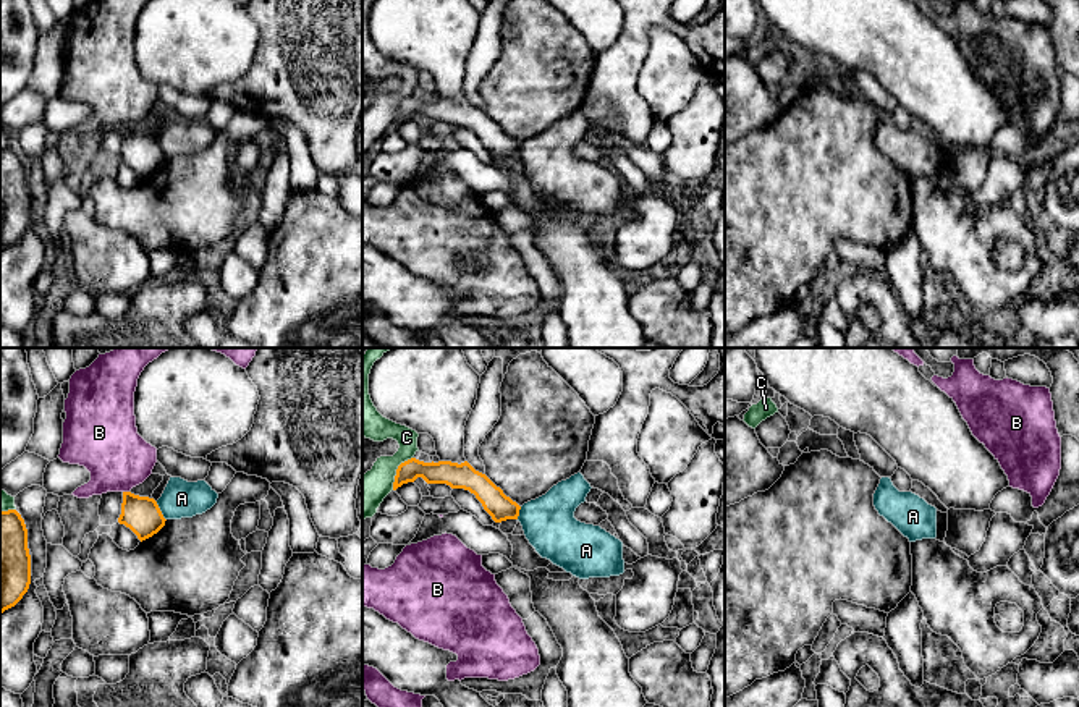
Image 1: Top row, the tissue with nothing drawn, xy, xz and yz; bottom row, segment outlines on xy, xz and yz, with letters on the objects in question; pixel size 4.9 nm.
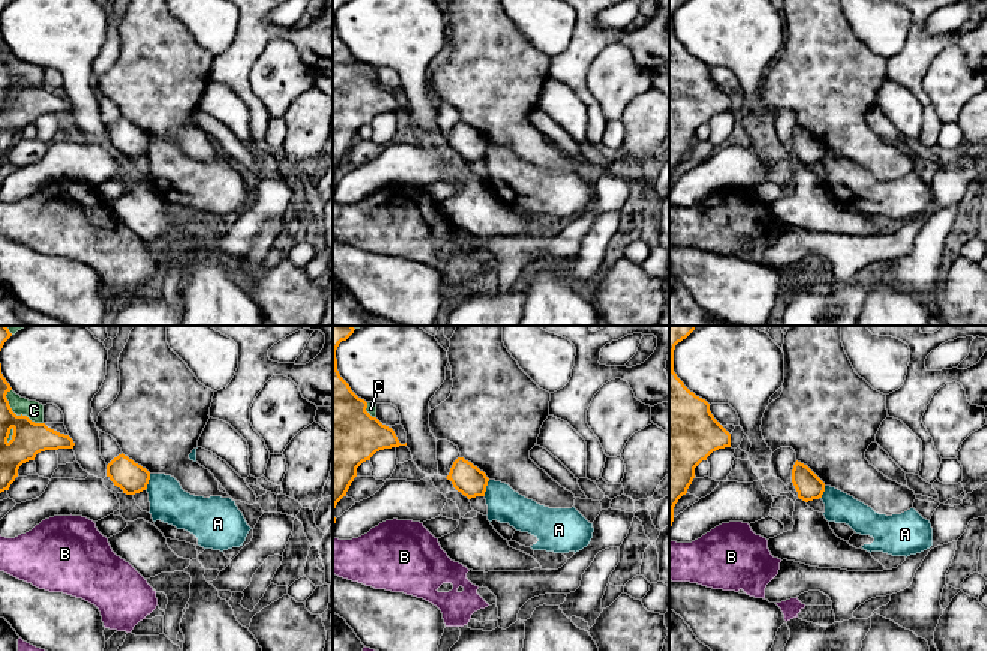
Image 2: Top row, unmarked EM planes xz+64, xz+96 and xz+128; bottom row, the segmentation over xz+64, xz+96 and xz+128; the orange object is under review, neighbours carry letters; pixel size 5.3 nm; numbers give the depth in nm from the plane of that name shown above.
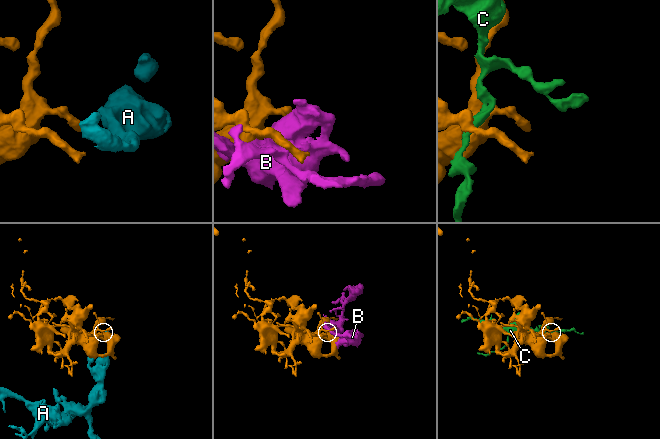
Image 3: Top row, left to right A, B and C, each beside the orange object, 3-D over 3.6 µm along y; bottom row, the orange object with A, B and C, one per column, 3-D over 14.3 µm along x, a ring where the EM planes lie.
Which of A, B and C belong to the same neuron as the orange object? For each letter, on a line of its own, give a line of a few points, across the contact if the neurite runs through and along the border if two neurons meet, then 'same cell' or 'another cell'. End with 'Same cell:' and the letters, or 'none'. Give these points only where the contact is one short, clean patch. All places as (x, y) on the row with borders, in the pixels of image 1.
A: line xy (156, 502), (165, 520); another cell
B: another cell
C: another cell
Same cell: none

